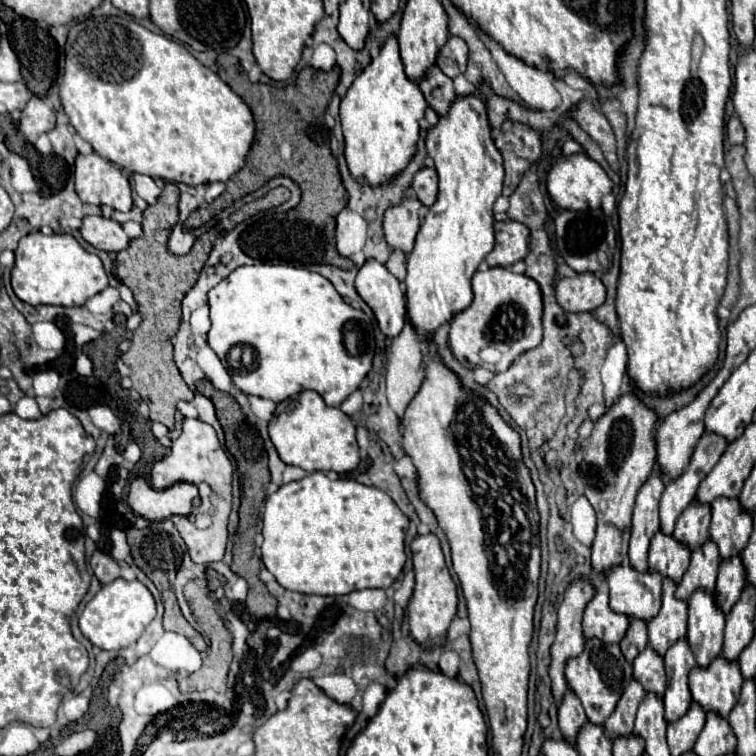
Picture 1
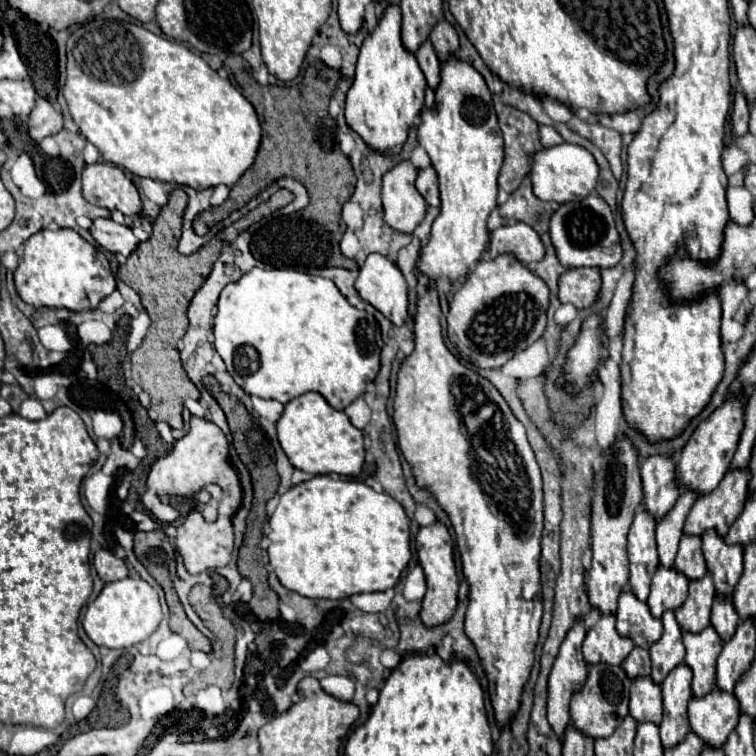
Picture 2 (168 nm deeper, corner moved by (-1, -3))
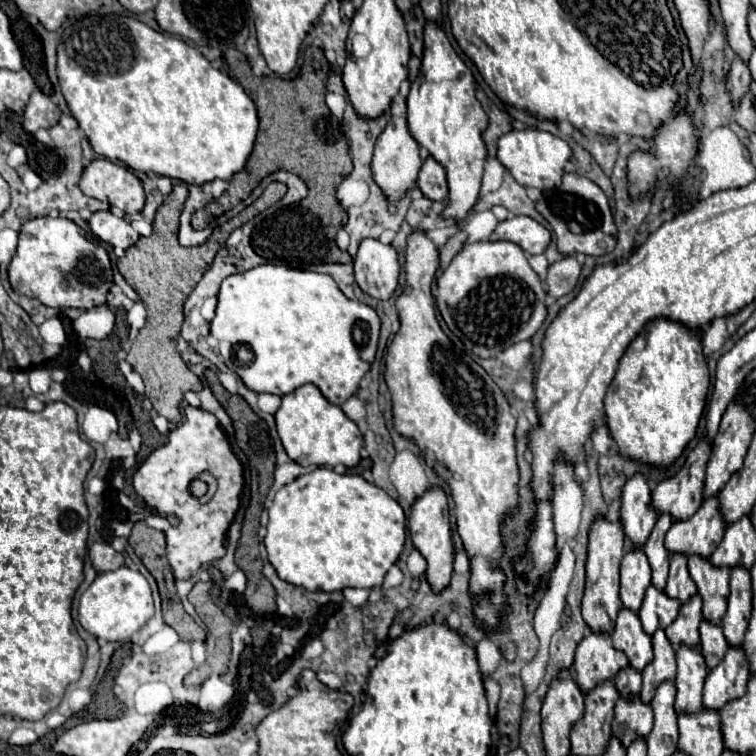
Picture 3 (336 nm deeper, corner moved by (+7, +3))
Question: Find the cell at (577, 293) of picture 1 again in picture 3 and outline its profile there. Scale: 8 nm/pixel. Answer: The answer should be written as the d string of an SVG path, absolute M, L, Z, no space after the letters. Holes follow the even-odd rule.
M565 256L563 260L555 262L547 270L547 290L551 296L565 296L569 294L575 284L579 282L581 274L581 264L573 256Z

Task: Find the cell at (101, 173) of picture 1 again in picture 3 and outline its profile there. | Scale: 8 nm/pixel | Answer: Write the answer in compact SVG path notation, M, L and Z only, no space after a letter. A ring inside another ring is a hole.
M105 158L93 160L83 170L79 188L85 196L109 202L127 214L137 214L145 204L141 180L125 166L113 164Z

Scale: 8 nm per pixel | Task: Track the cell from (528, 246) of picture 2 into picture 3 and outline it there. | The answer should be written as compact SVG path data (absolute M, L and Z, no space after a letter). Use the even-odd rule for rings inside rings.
M515 216L499 222L489 240L509 240L525 254L543 254L551 242L551 232L529 216Z

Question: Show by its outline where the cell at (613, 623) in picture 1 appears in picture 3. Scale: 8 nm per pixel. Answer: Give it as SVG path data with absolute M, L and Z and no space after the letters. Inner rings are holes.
M591 632L579 642L575 652L575 680L581 690L587 692L603 680L613 680L617 670L627 664L627 656L613 648L607 632Z

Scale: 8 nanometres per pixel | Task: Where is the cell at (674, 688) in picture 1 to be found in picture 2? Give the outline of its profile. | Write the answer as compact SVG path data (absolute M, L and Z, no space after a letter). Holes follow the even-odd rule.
M681 664L661 684L663 692L663 722L661 744L663 748L677 746L689 734L687 704L691 700L691 670Z

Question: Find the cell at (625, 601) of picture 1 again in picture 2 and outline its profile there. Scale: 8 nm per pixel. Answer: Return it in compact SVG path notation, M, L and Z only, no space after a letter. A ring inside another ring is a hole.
M623 590L617 608L617 632L633 640L635 646L649 650L661 638L663 624L651 616L645 602L639 602L629 590Z

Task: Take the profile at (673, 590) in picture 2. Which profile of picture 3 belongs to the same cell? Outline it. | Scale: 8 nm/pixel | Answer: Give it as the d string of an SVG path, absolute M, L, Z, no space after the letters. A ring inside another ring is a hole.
M649 586L643 598L643 606L639 610L639 618L643 624L643 630L647 634L653 634L657 628L667 628L673 618L677 618L679 600L669 598L663 590L657 590L655 586Z

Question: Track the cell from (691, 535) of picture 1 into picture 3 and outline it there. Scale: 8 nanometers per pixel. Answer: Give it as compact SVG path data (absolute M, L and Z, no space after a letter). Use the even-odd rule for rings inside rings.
M671 554L671 568L669 568L665 592L671 598L677 598L679 602L685 602L685 598L689 598L689 594L697 592L697 586L691 580L689 570L687 570L687 556L685 554Z

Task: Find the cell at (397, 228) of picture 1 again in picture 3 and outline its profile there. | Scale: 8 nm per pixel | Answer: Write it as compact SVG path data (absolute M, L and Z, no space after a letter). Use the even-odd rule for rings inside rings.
M391 116L391 122L387 124L387 128L381 132L381 136L375 142L375 154L373 154L373 162L371 162L373 180L377 182L377 186L381 188L381 192L385 194L387 200L397 202L397 200L405 198L407 192L415 186L419 168L421 168L419 144L409 134L407 120Z

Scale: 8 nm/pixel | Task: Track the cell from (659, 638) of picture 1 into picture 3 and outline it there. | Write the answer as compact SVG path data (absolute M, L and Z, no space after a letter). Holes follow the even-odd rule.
M659 628L653 634L653 652L655 658L643 668L643 688L641 688L641 700L651 702L657 686L663 680L673 680L675 678L675 648L665 636L665 632Z

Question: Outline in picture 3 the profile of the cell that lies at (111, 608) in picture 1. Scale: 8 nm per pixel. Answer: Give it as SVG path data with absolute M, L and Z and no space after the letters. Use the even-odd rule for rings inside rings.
M121 566L113 572L99 574L93 584L81 594L79 602L79 624L93 636L107 642L125 642L129 640L149 618L153 616L153 598L151 588L145 576L137 570Z

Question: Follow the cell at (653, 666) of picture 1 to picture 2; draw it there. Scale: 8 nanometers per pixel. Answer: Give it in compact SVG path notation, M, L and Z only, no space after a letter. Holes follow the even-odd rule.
M649 676L635 678L631 686L629 716L633 716L637 724L643 724L643 722L661 724L661 712L663 712L661 688Z

